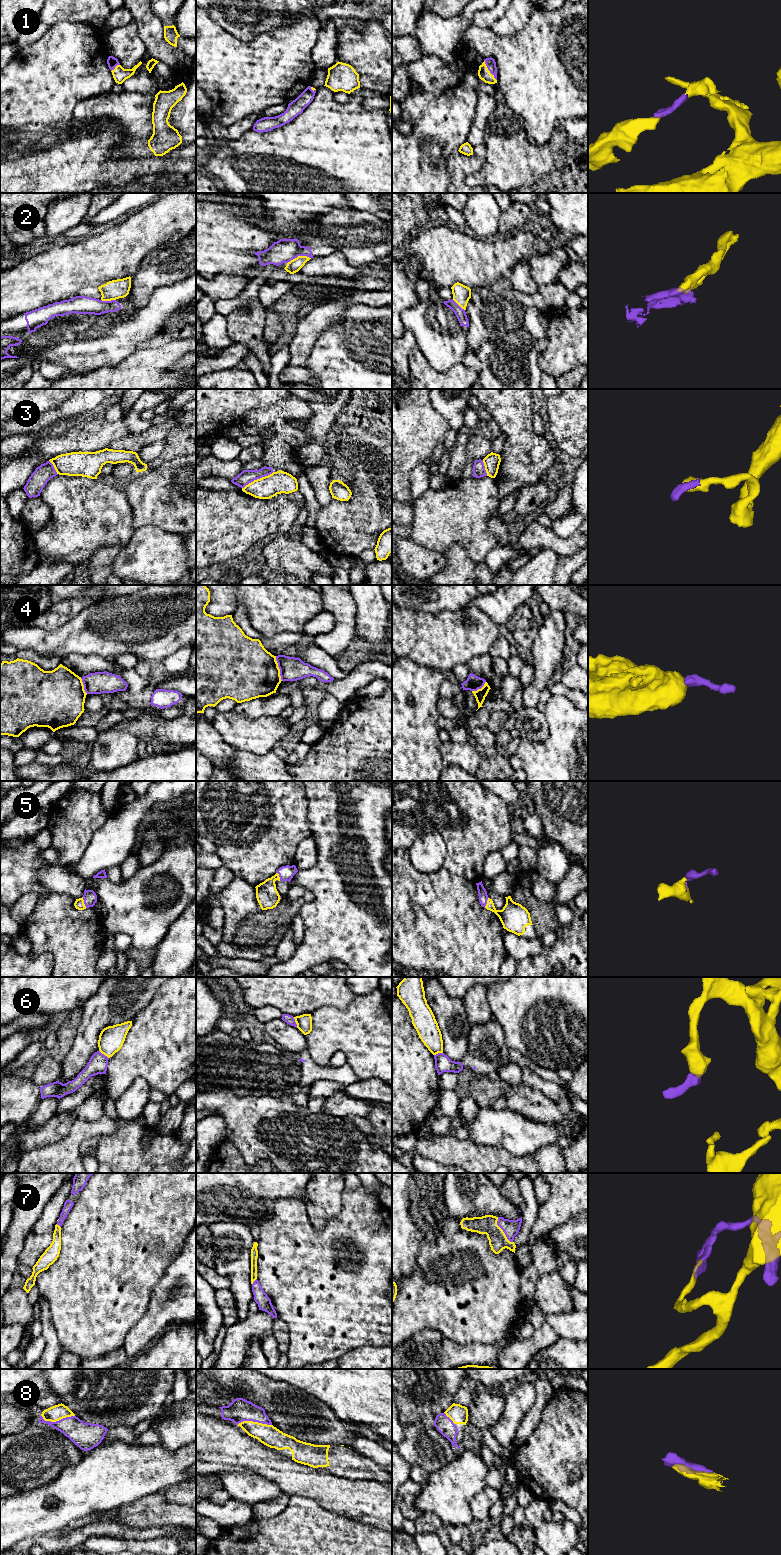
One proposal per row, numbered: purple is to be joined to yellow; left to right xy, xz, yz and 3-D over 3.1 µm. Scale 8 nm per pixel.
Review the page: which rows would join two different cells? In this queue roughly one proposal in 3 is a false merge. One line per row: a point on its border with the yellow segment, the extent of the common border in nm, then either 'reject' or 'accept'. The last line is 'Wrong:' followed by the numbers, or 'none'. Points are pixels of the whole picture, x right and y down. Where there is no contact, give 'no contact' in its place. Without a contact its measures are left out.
1: meets yellow in yz at (488, 70); contact 190 nm long; accept
2: meets yellow in xz at (298, 256); contact 200 nm long; reject
3: meets yellow in xz at (257, 479); contact 300 nm long; reject
4: meets yellow in xz at (278, 668); contact 200 nm long; reject
5: meets yellow in xy at (83, 902); contact 90 nm long; accept
6: meets yellow in xz at (295, 1021); contact 90 nm long; reject
7: meets yellow in yz at (502, 1230); contact 240 nm long; accept
8: meets yellow in xy at (57, 1420); contact 280 nm long; accept
Wrong: 2, 3, 4, 6

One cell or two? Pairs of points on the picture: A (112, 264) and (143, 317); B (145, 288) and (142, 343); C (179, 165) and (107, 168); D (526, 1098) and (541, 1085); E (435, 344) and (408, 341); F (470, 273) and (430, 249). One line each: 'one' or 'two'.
A: two
B: two
C: one
D: two
E: two
F: one

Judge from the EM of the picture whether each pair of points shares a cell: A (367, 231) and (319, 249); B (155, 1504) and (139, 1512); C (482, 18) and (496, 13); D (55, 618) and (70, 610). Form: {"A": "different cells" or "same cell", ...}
{"A": "same cell", "B": "same cell", "C": "same cell", "D": "same cell"}

